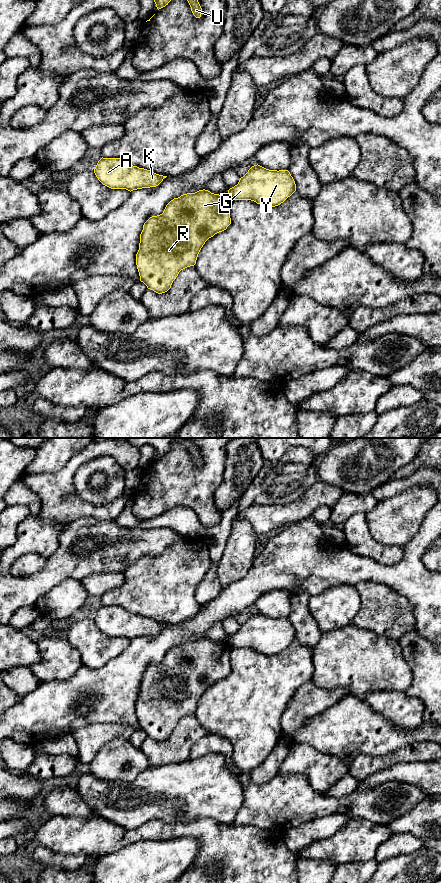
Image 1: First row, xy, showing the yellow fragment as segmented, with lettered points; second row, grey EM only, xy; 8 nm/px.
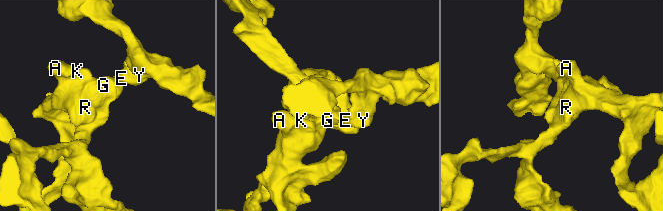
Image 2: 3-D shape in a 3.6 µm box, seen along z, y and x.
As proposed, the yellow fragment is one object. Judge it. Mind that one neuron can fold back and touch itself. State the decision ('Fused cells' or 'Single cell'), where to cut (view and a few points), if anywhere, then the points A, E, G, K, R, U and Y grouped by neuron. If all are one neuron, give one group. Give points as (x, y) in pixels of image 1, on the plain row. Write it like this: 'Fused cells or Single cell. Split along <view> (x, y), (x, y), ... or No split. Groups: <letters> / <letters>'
Fused cells. Split along xy (227, 642), (232, 647). Groups: A G K R / E U Y

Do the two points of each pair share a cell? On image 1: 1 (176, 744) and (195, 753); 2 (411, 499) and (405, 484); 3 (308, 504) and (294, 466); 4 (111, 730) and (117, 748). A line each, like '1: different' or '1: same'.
1: different
2: different
3: different
4: different

